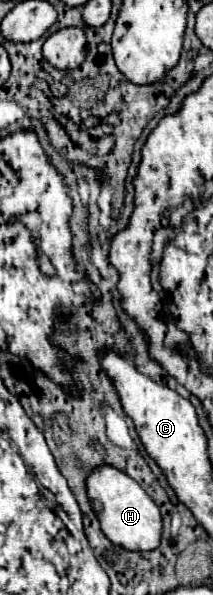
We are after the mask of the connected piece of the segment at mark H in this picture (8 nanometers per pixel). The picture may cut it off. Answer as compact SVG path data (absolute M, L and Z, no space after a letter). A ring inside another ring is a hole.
M99 465L87 475L87 497L91 507L101 523L101 531L107 535L109 541L121 545L129 551L151 551L159 547L161 541L161 513L153 499L143 491L143 487L133 481L125 471Z

